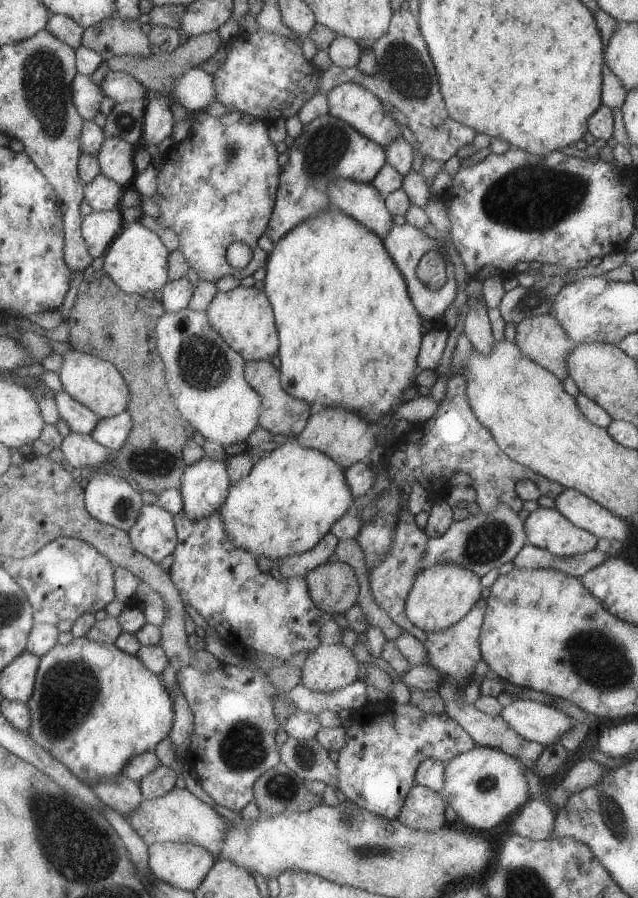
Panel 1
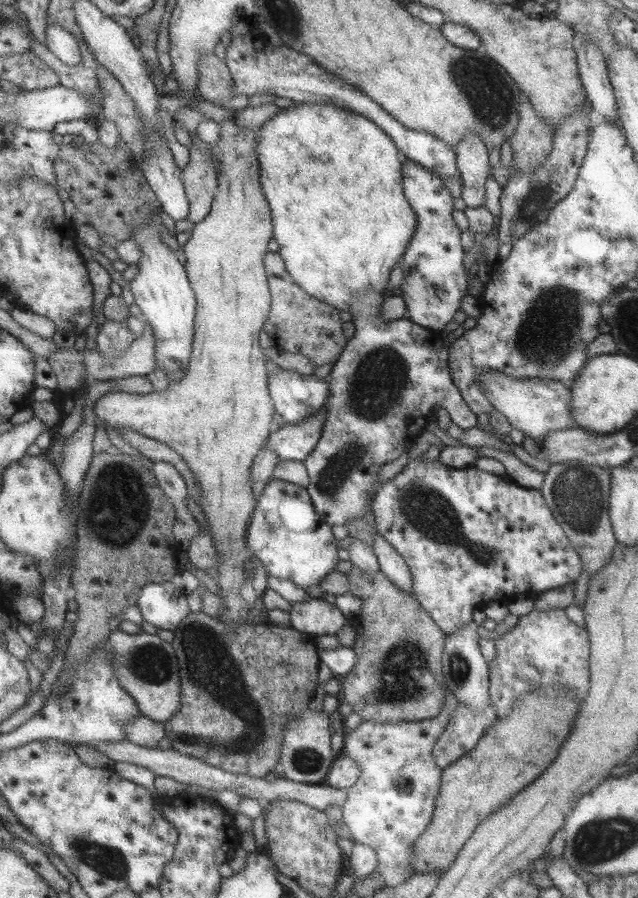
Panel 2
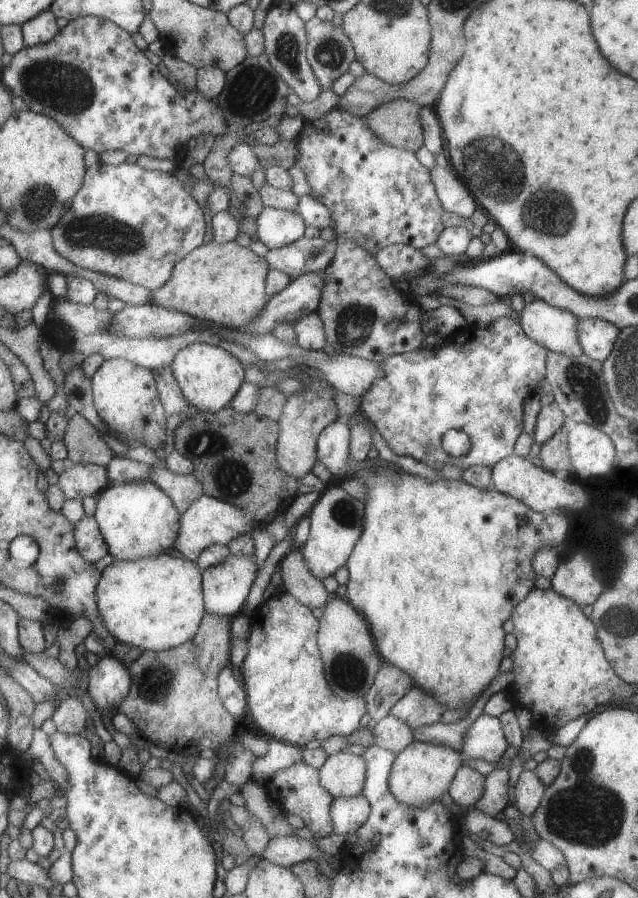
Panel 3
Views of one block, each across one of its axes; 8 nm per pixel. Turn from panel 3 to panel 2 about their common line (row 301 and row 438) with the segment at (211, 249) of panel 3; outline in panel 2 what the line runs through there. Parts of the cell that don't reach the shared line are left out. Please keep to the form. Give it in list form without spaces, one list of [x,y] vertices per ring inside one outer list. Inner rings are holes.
[[[225,120],[218,124],[219,126],[219,140],[215,144],[210,145],[210,152],[214,154],[217,162],[219,163],[220,169],[215,179],[217,179],[217,194],[213,196],[213,202],[211,202],[211,208],[207,216],[201,220],[201,222],[193,225],[191,235],[188,237],[186,243],[181,247],[185,254],[186,264],[183,265],[185,269],[185,276],[189,281],[189,286],[195,293],[196,307],[194,314],[194,335],[193,345],[191,345],[191,356],[189,357],[189,367],[185,375],[181,376],[181,379],[177,381],[168,381],[167,387],[163,391],[152,391],[147,394],[136,394],[126,393],[123,391],[106,392],[104,395],[93,403],[93,413],[98,420],[104,420],[105,424],[116,429],[133,429],[134,431],[140,432],[145,436],[151,437],[153,440],[166,444],[177,452],[177,455],[182,459],[187,469],[191,472],[191,475],[196,480],[200,487],[200,500],[198,500],[198,506],[205,516],[205,521],[209,525],[209,531],[211,533],[211,543],[215,548],[215,556],[217,556],[217,565],[215,565],[214,571],[217,572],[217,579],[214,582],[219,586],[219,596],[221,607],[219,608],[219,615],[217,620],[229,628],[233,626],[241,626],[241,624],[263,624],[269,622],[267,619],[267,608],[261,606],[261,598],[264,591],[268,588],[266,584],[267,571],[263,567],[263,563],[259,559],[255,558],[255,555],[247,549],[245,534],[251,519],[251,512],[257,505],[256,498],[251,493],[252,480],[250,476],[250,467],[253,465],[255,456],[261,451],[264,441],[272,430],[272,418],[274,415],[274,406],[271,402],[269,392],[267,390],[267,375],[268,372],[265,370],[265,360],[262,354],[262,349],[259,347],[257,342],[257,336],[259,330],[262,329],[265,319],[267,319],[270,311],[270,294],[268,289],[267,275],[263,265],[264,255],[267,251],[267,242],[272,237],[272,222],[270,216],[269,204],[265,200],[263,190],[261,190],[261,184],[259,184],[259,164],[257,162],[257,154],[255,154],[255,139],[257,139],[258,129],[243,129],[240,128],[235,120]]]

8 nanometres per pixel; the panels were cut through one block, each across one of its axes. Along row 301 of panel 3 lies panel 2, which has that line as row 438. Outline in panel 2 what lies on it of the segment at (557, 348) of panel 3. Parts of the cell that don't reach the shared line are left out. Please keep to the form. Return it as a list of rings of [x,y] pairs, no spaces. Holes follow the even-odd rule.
[[[485,369],[481,371],[479,388],[483,390],[491,406],[505,416],[511,427],[527,434],[537,444],[543,444],[545,434],[549,431],[577,426],[569,416],[571,390],[557,381],[537,378],[515,379],[494,369]]]

